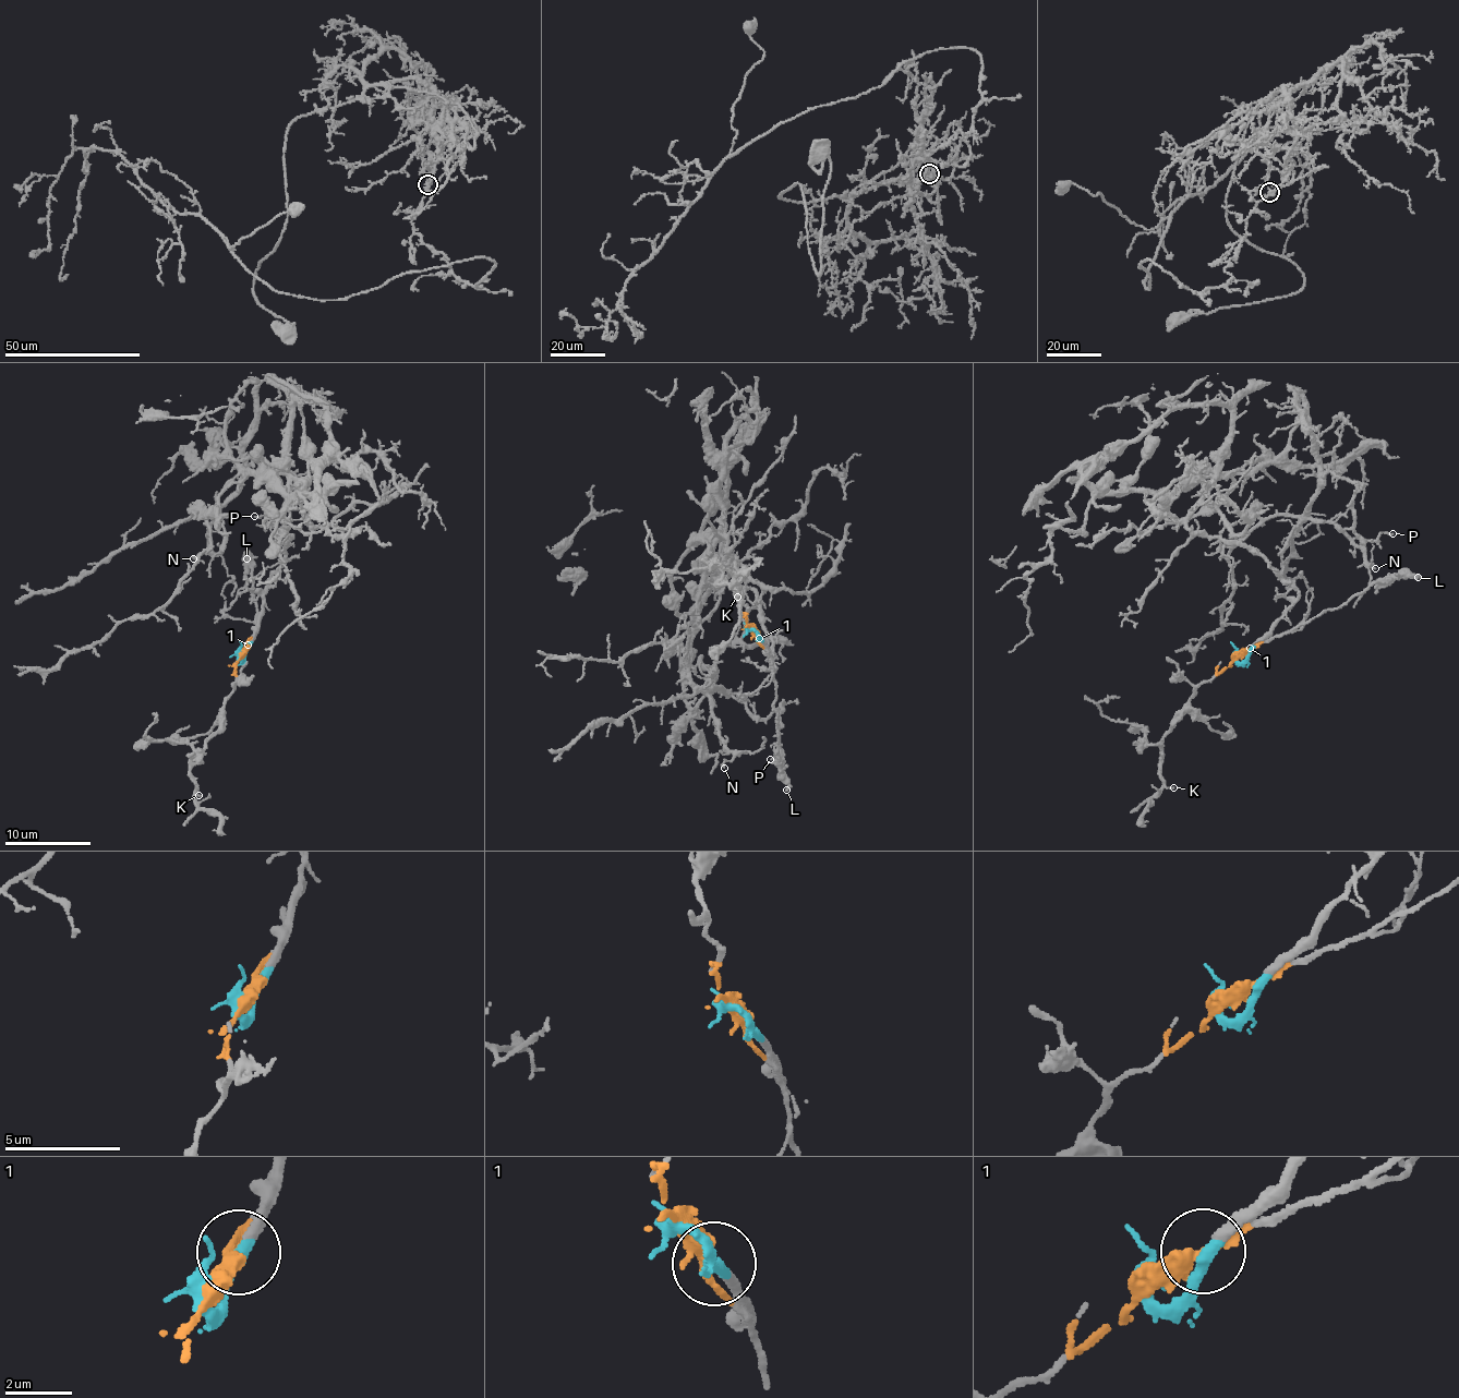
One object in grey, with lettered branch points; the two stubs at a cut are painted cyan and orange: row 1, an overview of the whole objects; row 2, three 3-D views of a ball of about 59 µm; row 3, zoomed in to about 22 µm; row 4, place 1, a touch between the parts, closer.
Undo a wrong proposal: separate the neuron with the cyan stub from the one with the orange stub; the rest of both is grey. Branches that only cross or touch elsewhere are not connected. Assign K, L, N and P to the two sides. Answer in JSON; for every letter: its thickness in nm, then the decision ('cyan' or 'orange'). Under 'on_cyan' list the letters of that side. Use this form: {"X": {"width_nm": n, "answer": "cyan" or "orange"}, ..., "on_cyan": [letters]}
{"K": {"width_nm": 110, "answer": "orange"}, "L": {"width_nm": 220, "answer": "orange"}, "N": {"width_nm": 140, "answer": "cyan"}, "P": {"width_nm": 110, "answer": "cyan"}, "on_cyan": ["N", "P"]}

